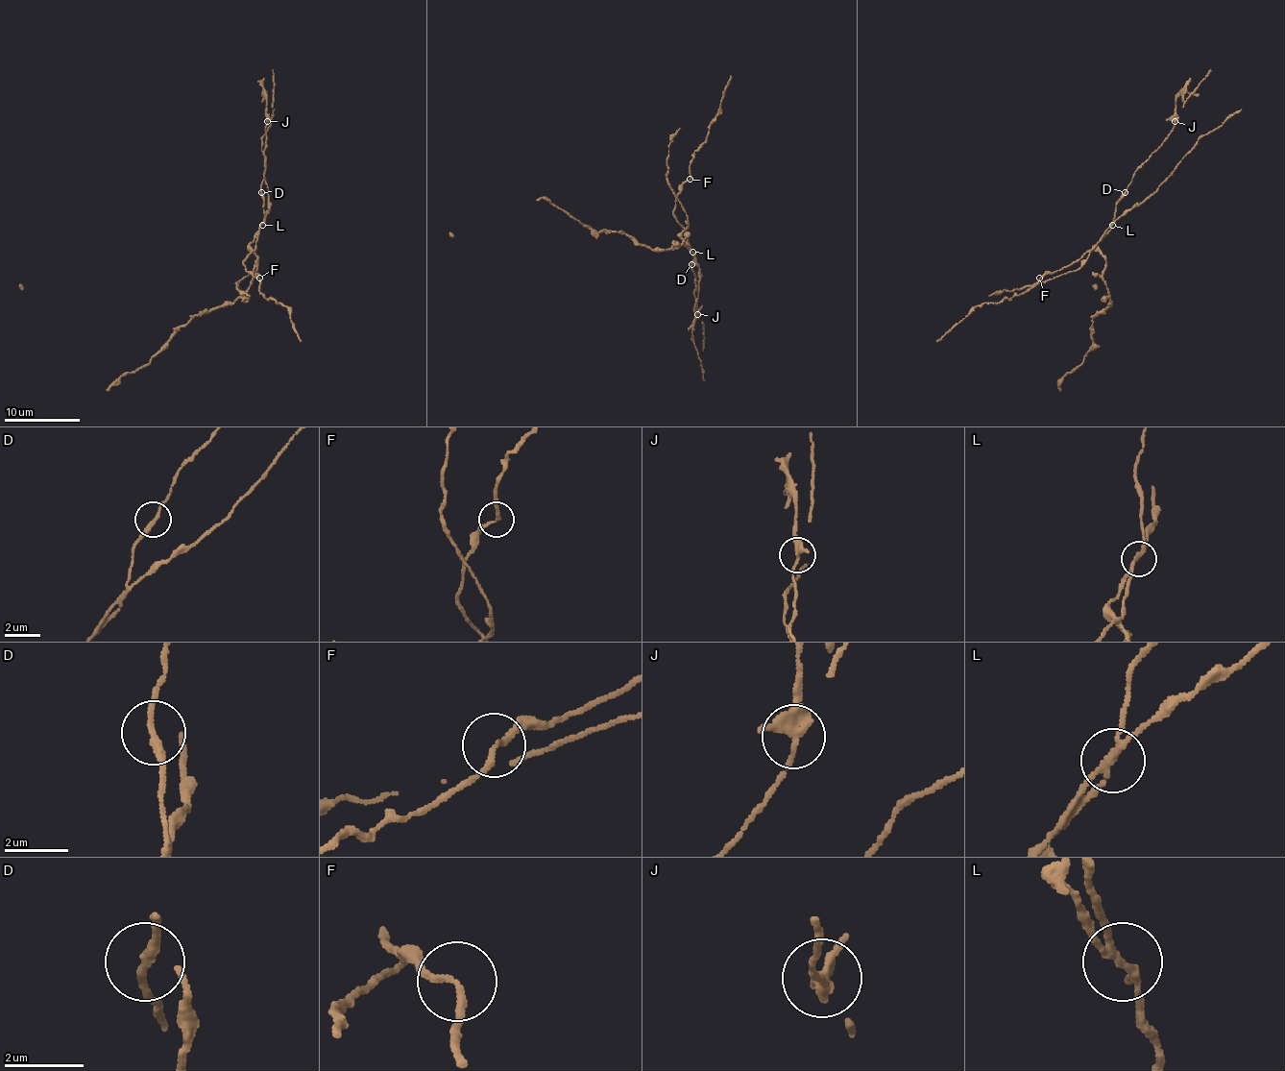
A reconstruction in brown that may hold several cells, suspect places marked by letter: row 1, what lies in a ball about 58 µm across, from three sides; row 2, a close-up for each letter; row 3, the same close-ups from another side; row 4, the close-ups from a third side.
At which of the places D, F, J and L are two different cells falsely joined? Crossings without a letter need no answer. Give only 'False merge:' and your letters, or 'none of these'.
False merge: J, L

